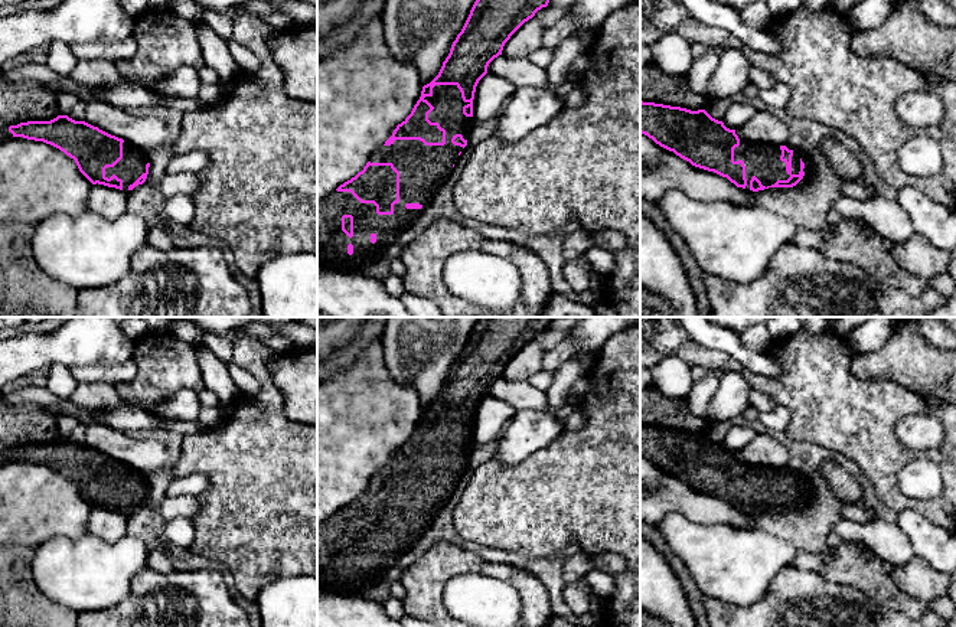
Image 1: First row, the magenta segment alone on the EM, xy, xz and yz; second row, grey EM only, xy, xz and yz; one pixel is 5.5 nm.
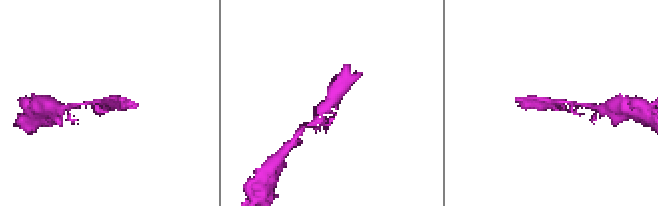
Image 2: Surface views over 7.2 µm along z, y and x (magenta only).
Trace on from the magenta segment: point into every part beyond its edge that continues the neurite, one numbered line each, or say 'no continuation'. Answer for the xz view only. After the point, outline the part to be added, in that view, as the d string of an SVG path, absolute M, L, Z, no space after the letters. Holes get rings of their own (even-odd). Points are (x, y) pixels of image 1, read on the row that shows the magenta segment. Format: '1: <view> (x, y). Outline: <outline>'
1: xz (423, 169). Outline: M435 85L433 95L424 99L434 107L428 114L428 120L438 123L446 130L446 144L425 146L420 140L395 140L391 146L382 146L372 153L371 163L392 163L399 172L399 202L394 205L392 215L378 215L373 203L360 203L350 192L333 190L327 197L319 200L317 261L343 270L363 271L360 265L379 255L388 245L395 244L398 234L412 223L446 182L457 161L459 153L463 151L463 147L454 146L451 138L456 134L461 134L467 140L474 127L473 117L463 114L463 107L470 102L463 101L457 85ZM343 215L353 216L352 238L342 231Z

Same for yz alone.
1: yz (762, 160). Outline: M740 140L740 146L734 148L734 161L744 161L745 189L750 190L753 176L766 187L777 180L787 180L790 174L786 172L786 163L780 160L780 156L780 146Z

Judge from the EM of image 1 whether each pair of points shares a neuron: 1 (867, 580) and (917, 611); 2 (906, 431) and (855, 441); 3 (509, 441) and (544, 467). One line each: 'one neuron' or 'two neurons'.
1: one neuron
2: two neurons
3: two neurons

